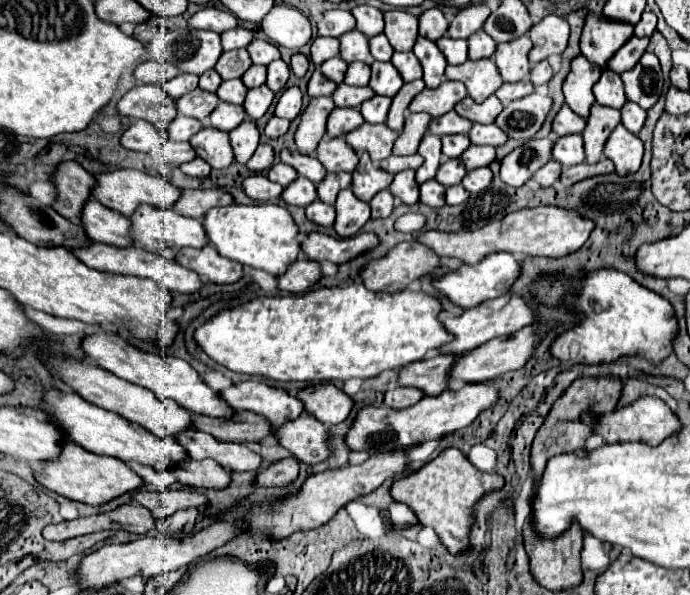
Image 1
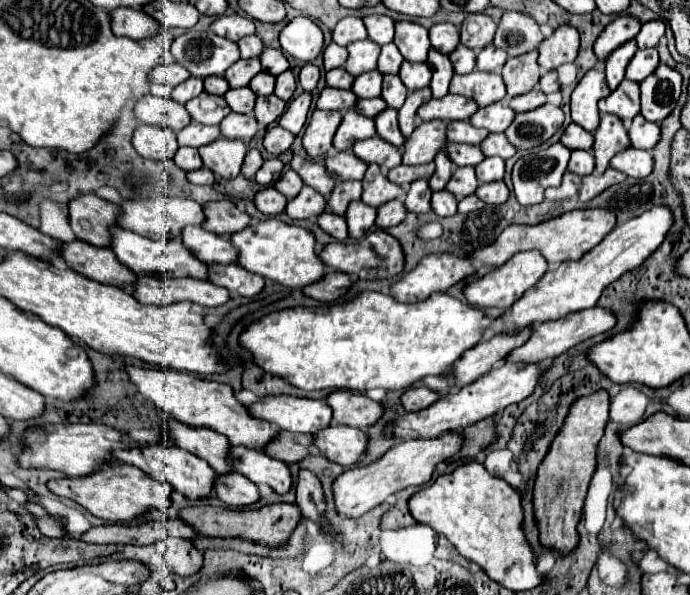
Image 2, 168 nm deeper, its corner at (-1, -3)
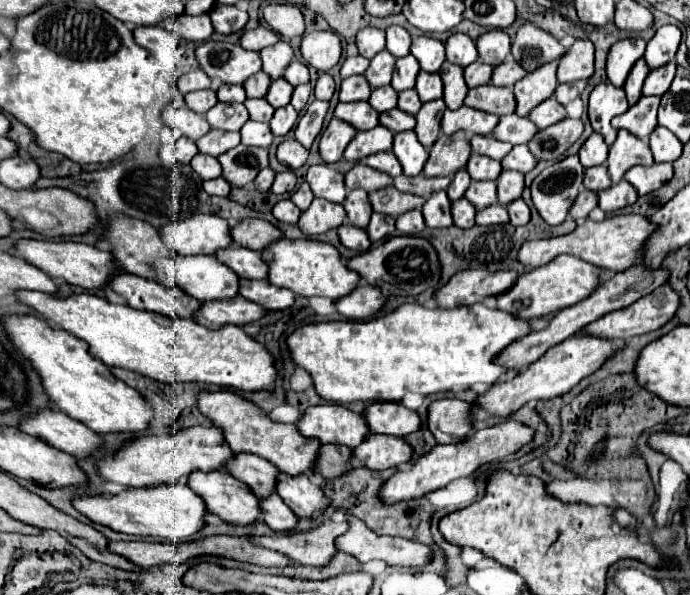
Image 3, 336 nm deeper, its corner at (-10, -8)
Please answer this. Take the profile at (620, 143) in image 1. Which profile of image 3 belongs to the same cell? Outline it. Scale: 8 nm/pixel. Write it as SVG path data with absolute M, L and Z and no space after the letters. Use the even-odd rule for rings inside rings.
M652 164L652 166L634 166L624 178L638 190L638 194L648 194L672 178L672 164Z

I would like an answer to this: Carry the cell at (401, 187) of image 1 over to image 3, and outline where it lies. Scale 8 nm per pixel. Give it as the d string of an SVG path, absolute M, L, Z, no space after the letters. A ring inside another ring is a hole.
M438 190L430 198L426 198L422 206L422 214L424 214L426 226L430 228L446 228L454 224L450 216L450 198L446 196L444 190Z

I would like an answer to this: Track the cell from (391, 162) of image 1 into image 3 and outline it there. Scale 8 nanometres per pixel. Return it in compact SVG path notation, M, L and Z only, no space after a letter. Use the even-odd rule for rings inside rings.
M400 174L398 178L394 178L394 186L402 192L410 192L410 194L418 194L418 196L430 196L430 192L436 190L446 190L450 184L448 176L438 176L438 178L428 178L424 174L418 176L406 176Z

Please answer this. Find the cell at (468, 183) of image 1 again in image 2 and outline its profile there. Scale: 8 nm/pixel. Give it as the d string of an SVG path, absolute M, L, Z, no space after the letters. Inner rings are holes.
M495 181L495 183L485 183L477 189L475 193L481 201L485 203L491 203L491 205L501 205L509 199L509 189L503 181Z

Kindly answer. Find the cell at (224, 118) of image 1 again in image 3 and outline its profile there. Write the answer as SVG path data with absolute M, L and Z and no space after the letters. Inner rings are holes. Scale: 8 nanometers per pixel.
M248 120L242 130L242 144L244 146L262 146L262 148L268 148L272 144L272 132L270 132L270 126L266 122L252 122Z

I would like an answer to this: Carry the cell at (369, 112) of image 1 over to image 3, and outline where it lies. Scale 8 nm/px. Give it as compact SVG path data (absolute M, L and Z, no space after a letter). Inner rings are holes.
M414 130L396 132L392 152L400 160L400 164L404 168L404 174L410 174L410 176L420 174L426 160L428 160L428 150L416 140Z

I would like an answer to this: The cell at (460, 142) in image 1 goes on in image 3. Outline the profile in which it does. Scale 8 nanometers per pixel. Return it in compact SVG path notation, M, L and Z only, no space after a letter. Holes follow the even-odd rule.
M472 154L466 164L466 170L472 180L496 180L498 174L502 172L502 166L498 160L490 160L486 156Z

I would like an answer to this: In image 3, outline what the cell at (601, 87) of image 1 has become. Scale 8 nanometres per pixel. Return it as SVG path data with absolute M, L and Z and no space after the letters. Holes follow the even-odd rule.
M640 96L640 100L630 106L624 114L614 116L612 126L616 130L624 128L638 136L640 140L646 140L650 132L656 128L656 110L658 110L660 98L658 96Z

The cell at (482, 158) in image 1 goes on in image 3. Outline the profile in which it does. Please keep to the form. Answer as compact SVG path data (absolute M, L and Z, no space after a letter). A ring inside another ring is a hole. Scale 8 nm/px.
M502 170L498 180L498 200L502 204L508 204L510 200L516 200L522 196L524 190L524 176L520 172L510 172L510 170Z

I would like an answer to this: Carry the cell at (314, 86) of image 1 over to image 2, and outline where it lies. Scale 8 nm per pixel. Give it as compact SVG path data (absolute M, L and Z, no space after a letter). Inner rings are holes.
M325 87L321 97L317 99L317 107L319 109L327 109L327 111L343 111L343 109L353 109L353 103L357 103L357 95L353 91L345 91L345 89L331 89Z

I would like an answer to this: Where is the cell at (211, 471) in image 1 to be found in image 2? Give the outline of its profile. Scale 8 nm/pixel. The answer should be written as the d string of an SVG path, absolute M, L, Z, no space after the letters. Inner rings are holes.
M241 473L217 477L215 493L223 503L233 507L251 507L261 499L259 487Z

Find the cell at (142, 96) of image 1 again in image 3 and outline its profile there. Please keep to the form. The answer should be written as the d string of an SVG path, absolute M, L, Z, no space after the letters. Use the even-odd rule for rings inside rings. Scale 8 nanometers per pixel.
M166 104L162 112L162 122L170 126L178 136L186 136L190 140L198 140L210 130L202 114L196 114L190 108L176 108L174 104Z

